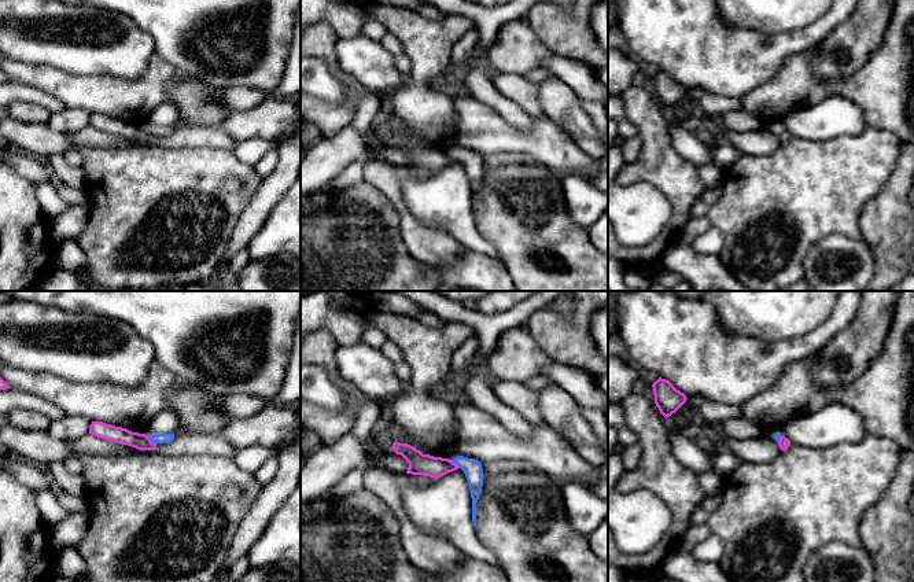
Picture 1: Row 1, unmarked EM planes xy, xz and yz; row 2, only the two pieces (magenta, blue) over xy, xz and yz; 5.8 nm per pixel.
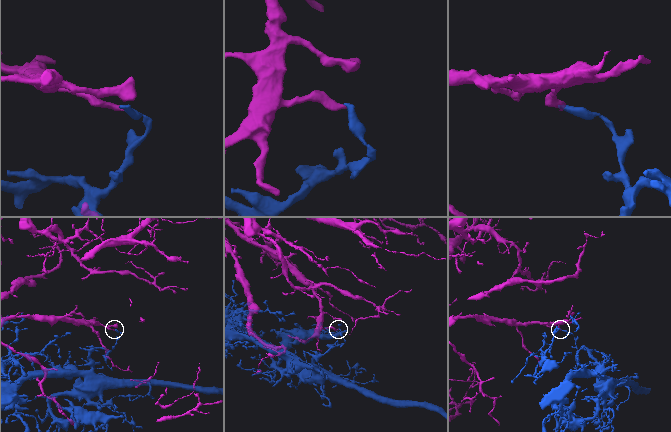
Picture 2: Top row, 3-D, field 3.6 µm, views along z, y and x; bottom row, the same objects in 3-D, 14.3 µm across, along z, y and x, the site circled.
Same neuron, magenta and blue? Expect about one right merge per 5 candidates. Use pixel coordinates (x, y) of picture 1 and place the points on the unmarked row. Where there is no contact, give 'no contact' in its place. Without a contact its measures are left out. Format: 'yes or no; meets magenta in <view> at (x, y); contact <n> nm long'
no; meets magenta in xy at (153, 135); contact 60 nm long

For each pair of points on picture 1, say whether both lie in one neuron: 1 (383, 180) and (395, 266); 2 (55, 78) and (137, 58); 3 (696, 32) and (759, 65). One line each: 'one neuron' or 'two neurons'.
1: two neurons
2: two neurons
3: one neuron

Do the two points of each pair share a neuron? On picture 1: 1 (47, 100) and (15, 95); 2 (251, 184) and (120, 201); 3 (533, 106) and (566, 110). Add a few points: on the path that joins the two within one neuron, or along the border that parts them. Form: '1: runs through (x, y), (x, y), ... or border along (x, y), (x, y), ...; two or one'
1: runs through (39, 98), (24, 95); one
2: runs through (218, 196), (162, 194), (153, 201); one
3: border along (537, 84), (537, 102), (545, 114); two

